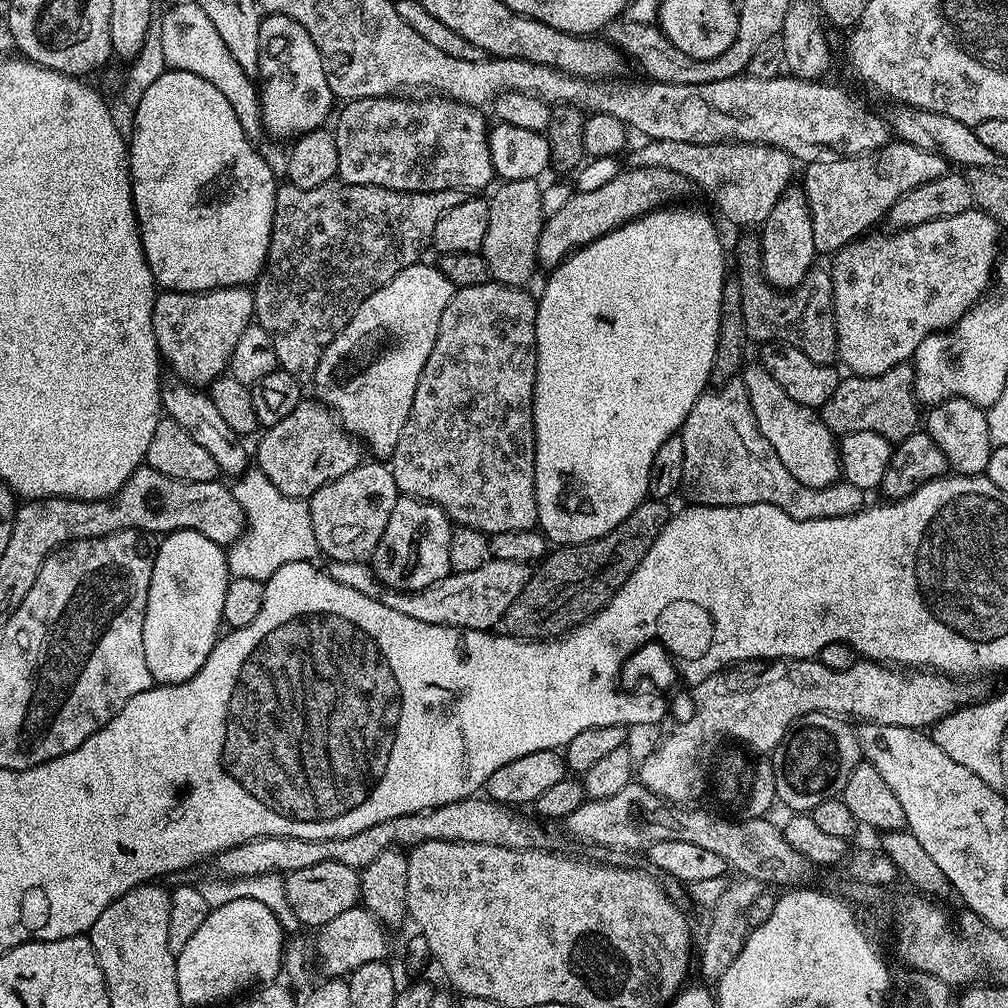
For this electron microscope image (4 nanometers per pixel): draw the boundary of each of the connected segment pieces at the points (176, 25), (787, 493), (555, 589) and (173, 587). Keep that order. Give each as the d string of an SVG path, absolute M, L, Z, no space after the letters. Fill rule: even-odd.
M194 2L188 4L180 4L177 8L172 8L164 17L159 17L158 28L160 24L160 52L164 55L164 60L169 69L173 72L189 72L190 74L198 74L198 78L206 78L206 82L210 82L210 86L214 86L226 98L226 102L230 102L230 107L234 110L234 114L238 114L238 122L242 122L242 130L246 130L248 137L253 142L259 142L258 147L262 158L270 166L270 170L276 177L284 178L288 175L288 153L283 143L277 142L275 139L260 141L266 136L264 127L264 115L260 113L260 93L257 85L254 83L253 77L246 74L246 70L242 70L242 66L238 66L238 62L234 60L234 54L230 54L230 50L226 48L226 42L222 42L222 34L218 34L218 30L214 30L214 22L210 22L210 18L206 18L203 12Z
M733 378L704 391L698 402L694 402L678 435L685 451L680 487L692 504L769 504L778 506L778 510L790 514L795 520L801 516L806 520L856 516L865 507L863 488L837 482L830 490L813 490L798 482L798 478L782 466L782 458L771 452L770 442L766 442L754 422L743 379ZM796 508L804 508L804 512Z
M645 498L602 538L549 551L526 582L522 594L514 598L509 608L503 609L503 631L517 640L555 640L586 623L592 616L603 613L638 562L646 558L646 550L650 550L650 546L656 544L658 534L662 534L670 515L667 506L663 500Z
M190 530L167 533L161 540L152 557L142 646L157 685L181 684L198 674L221 635L222 597L230 579L228 557L221 545Z

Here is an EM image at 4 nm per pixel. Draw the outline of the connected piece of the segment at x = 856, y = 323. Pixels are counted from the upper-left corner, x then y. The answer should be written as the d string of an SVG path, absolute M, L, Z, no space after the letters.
M973 206L967 208L967 210L965 210L962 214L950 214L950 218L934 218L930 222L922 222L913 228L901 228L899 230L893 231L891 233L893 236L872 236L876 234L865 235L859 240L853 240L851 244L847 244L845 248L842 248L839 252L835 253L833 260L836 261L833 262L832 268L830 267L830 275L832 278L832 305L834 306L834 318L836 319L836 350L838 353L839 363L844 363L845 366L848 367L847 371L857 376L877 376L886 370L890 370L894 366L911 361L912 357L916 355L918 346L922 346L922 342L926 339L927 336L932 336L936 332L945 331L951 328L952 325L957 324L957 322L960 321L960 319L962 319L962 317L981 300L985 293L989 291L990 285L993 283L994 269L998 259L998 249L1001 247L1001 245L999 246L1000 231L1002 231L1001 225L996 222L994 217L988 216L986 212L982 212L979 208Z

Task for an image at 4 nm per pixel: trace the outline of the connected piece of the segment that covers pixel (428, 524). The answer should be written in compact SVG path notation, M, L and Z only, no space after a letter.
M400 496L390 514L390 522L386 524L386 530L370 558L370 567L376 573L377 580L384 588L395 588L398 592L417 592L426 586L434 586L434 582L449 576L452 572L450 538L453 527L447 514L436 504L415 500L412 496Z

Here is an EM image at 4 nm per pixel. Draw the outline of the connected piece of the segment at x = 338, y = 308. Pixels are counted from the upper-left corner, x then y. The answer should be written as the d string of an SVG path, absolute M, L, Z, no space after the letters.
M334 179L314 190L302 190L284 182L276 189L274 218L268 247L266 270L254 282L255 323L270 334L274 342L277 365L301 382L311 381L316 375L324 348L354 318L358 306L374 294L390 278L394 278L420 256L432 244L434 226L438 218L446 214L462 199L459 188L437 192L399 192L382 186L354 186L345 180Z

